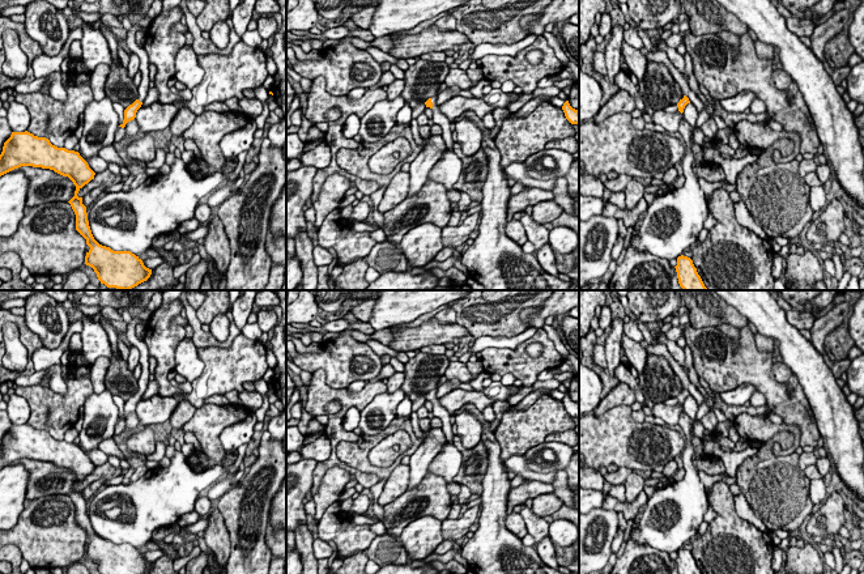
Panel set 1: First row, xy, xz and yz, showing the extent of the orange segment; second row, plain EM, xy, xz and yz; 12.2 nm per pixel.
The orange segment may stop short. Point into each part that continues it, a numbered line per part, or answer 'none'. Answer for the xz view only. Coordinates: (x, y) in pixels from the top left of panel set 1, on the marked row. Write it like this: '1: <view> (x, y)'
1: xz (438, 118)

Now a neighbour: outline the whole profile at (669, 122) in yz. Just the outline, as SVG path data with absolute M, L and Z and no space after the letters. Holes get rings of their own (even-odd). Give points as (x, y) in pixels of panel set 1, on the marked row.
M656 110L652 114L652 123L660 124L667 132L678 132L680 122L684 115L677 110L676 112L668 112L665 110Z

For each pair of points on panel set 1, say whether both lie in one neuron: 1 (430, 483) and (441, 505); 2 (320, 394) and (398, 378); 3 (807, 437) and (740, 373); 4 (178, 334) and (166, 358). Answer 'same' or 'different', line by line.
1: same
2: different
3: same
4: same

